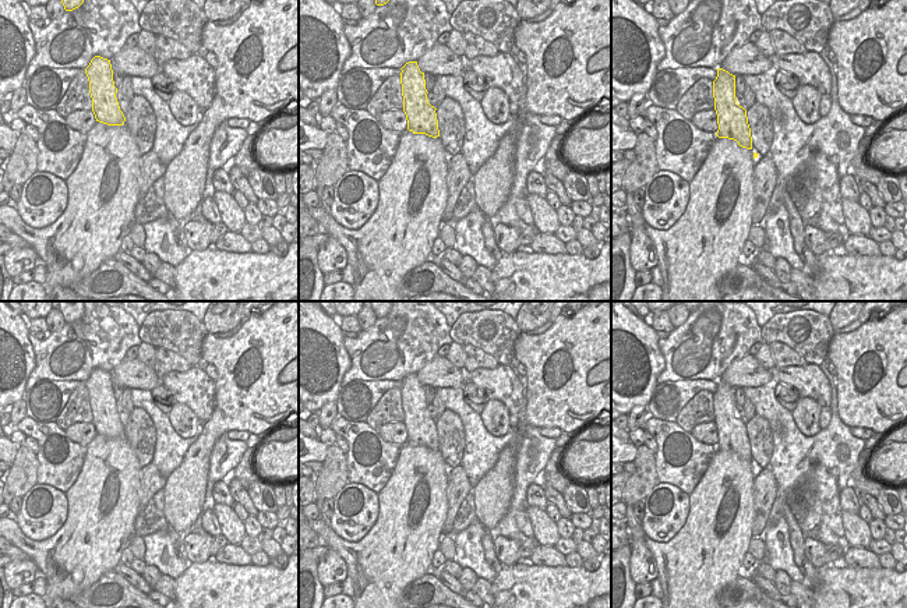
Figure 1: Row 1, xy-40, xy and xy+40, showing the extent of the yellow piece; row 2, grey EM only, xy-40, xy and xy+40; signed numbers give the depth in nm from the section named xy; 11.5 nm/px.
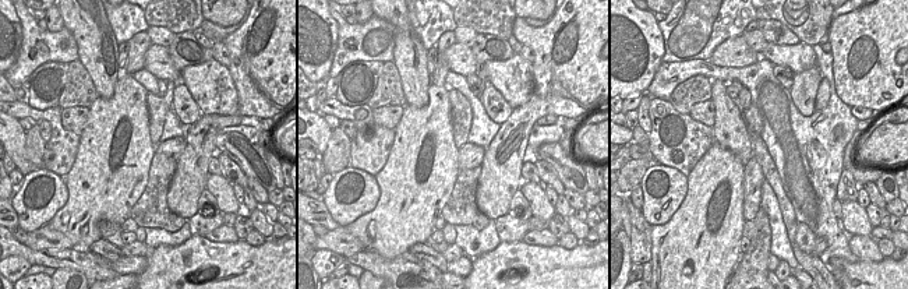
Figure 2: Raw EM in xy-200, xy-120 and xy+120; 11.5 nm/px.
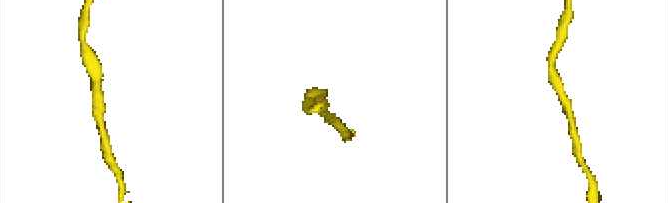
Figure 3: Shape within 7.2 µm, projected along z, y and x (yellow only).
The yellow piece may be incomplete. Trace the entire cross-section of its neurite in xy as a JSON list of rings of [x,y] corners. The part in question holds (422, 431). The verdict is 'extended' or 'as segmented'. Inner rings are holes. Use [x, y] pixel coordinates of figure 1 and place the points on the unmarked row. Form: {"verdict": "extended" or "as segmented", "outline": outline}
{"verdict": "as segmented", "outline": [[[409,374],[400,382],[407,442],[413,446],[426,446],[433,450],[440,449],[437,421],[428,416],[424,385],[420,383],[417,374]]]}

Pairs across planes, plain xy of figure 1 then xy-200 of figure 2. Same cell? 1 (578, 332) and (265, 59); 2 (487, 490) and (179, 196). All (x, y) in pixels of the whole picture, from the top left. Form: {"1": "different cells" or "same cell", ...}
{"1": "same cell", "2": "same cell"}

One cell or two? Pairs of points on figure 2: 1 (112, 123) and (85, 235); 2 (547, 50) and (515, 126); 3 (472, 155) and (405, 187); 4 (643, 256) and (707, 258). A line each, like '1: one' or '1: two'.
1: one
2: one
3: two
4: two

